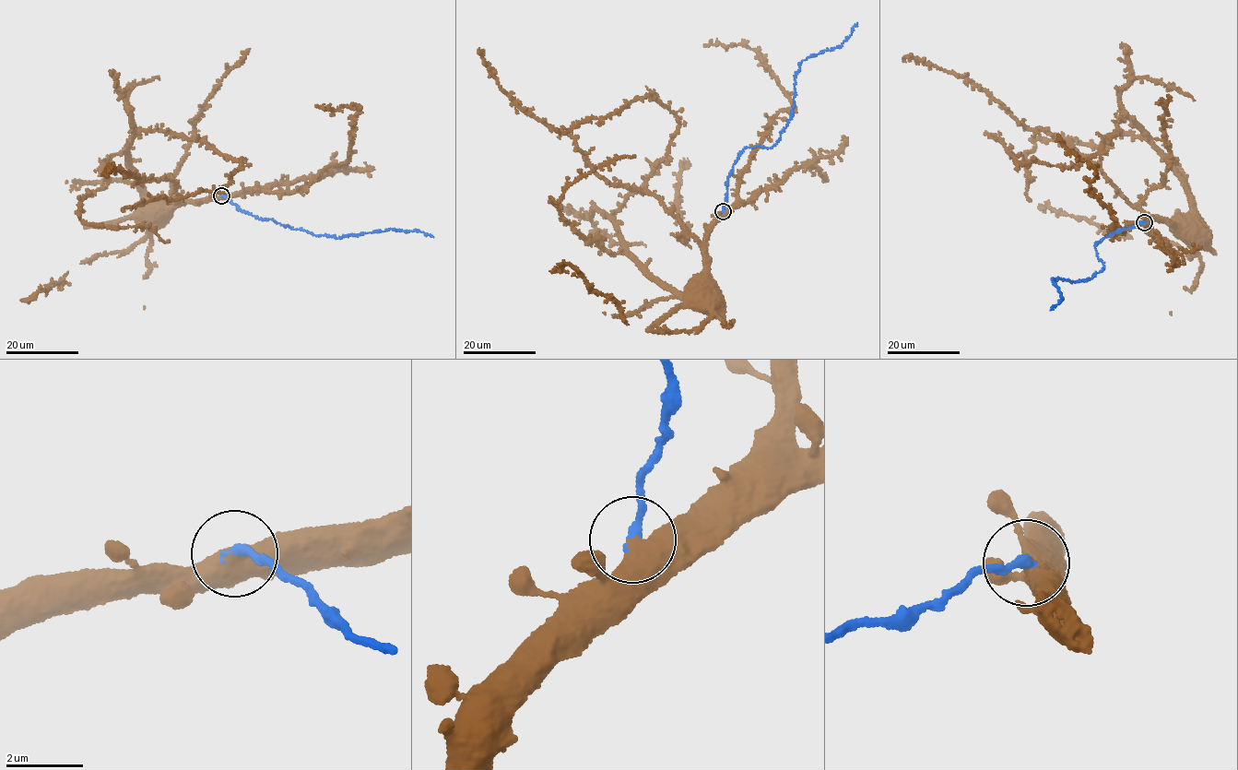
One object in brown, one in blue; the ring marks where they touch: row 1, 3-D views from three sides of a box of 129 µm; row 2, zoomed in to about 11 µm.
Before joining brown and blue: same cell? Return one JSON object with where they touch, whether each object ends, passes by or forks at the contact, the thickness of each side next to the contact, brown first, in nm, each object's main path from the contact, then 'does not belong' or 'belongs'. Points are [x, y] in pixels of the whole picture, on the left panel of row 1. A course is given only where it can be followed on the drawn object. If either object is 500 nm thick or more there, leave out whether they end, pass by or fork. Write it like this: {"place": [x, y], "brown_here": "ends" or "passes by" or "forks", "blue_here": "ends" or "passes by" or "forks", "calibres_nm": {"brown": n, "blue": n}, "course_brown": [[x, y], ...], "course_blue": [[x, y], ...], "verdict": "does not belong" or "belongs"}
{"place": [221, 195], "calibres_nm": {"brown": 650, "blue": 220}, "course_brown": [[221, 195], [187, 202], [182, 199], [169, 206], [163, 201], [151, 201], [156, 205]], "course_blue": [[221, 195], [260, 219], [317, 236], [324, 234], [337, 239], [394, 229], [433, 237]], "verdict": "does not belong"}

